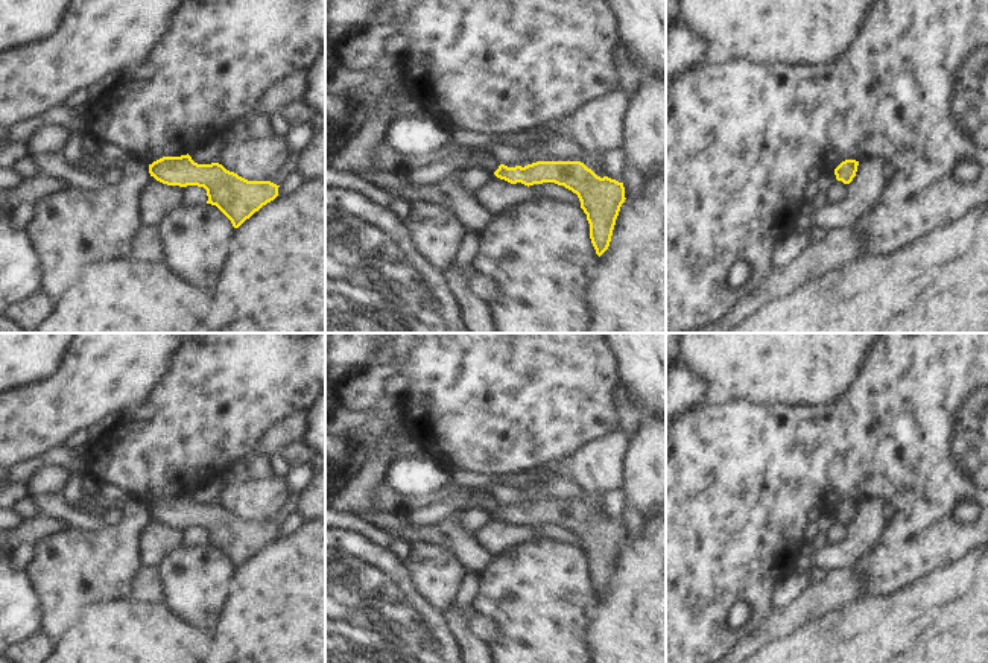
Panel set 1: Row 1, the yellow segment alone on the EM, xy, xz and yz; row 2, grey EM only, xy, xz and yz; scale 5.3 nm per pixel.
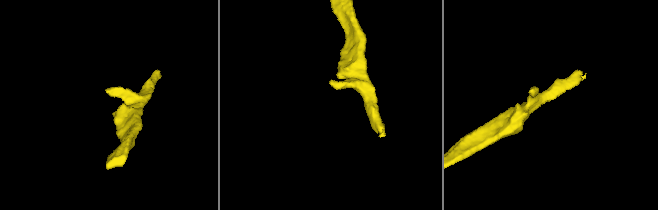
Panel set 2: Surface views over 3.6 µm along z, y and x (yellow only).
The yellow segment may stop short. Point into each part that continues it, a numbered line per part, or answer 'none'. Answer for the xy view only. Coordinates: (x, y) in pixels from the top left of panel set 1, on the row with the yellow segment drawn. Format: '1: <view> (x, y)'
none

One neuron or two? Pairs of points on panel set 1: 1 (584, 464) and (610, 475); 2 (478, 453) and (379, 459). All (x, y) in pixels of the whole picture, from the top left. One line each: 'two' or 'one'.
1: one
2: two

